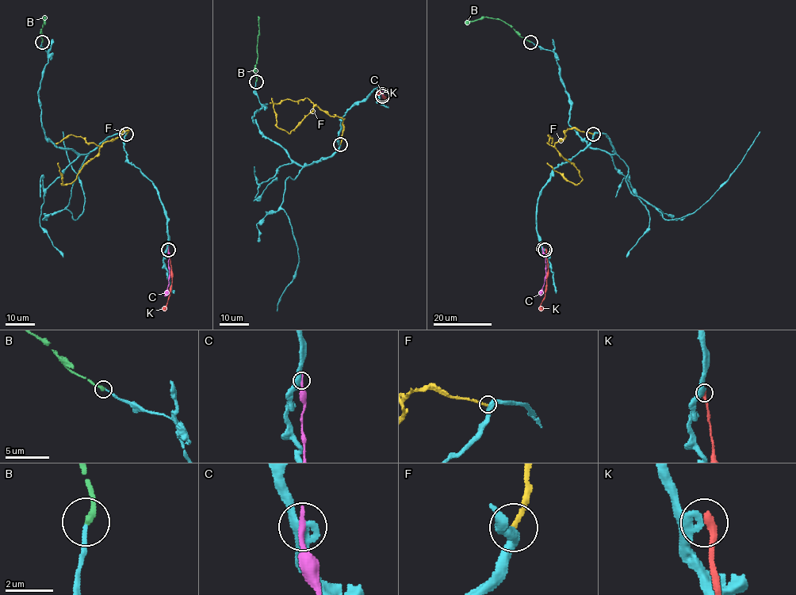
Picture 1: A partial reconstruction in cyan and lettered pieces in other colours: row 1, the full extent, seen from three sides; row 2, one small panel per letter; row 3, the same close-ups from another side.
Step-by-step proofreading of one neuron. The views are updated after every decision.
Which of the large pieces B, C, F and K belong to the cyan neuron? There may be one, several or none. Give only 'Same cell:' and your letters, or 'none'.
Same cell: B

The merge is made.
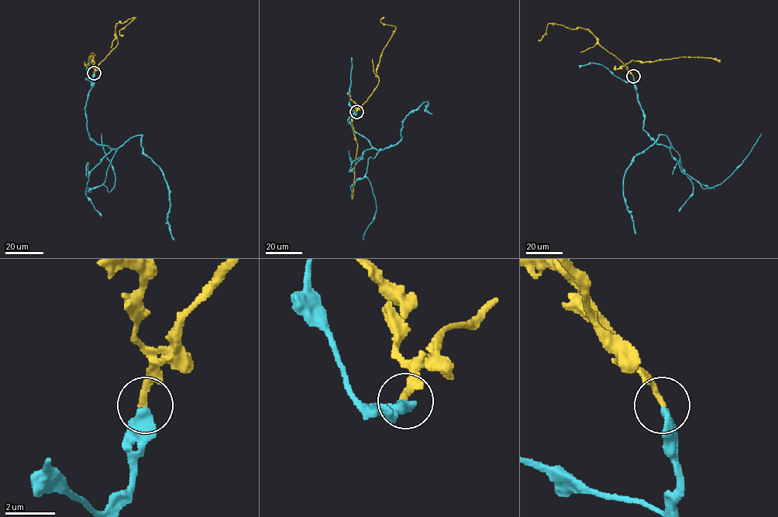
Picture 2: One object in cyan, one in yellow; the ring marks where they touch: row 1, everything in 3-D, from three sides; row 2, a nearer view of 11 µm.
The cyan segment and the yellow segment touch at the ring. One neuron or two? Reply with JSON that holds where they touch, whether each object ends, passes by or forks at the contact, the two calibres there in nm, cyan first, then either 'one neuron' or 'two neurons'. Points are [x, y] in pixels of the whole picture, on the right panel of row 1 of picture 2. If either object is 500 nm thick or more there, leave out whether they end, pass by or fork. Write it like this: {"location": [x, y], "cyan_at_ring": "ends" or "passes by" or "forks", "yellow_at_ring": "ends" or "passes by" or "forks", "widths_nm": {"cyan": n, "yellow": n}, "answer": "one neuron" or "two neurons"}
{"location": [633, 76], "cyan_at_ring": "ends", "yellow_at_ring": "ends", "widths_nm": {"cyan": 400, "yellow": 220}, "answer": "one neuron"}

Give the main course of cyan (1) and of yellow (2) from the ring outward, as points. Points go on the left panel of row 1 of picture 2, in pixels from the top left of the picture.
1: (94, 74), (85, 109), (89, 137), (117, 148), (142, 135), (142, 153), (166, 183), (166, 219), (173, 240)
2: (94, 74), (94, 70), (118, 44), (116, 24), (135, 18), (119, 31), (119, 34), (123, 36)

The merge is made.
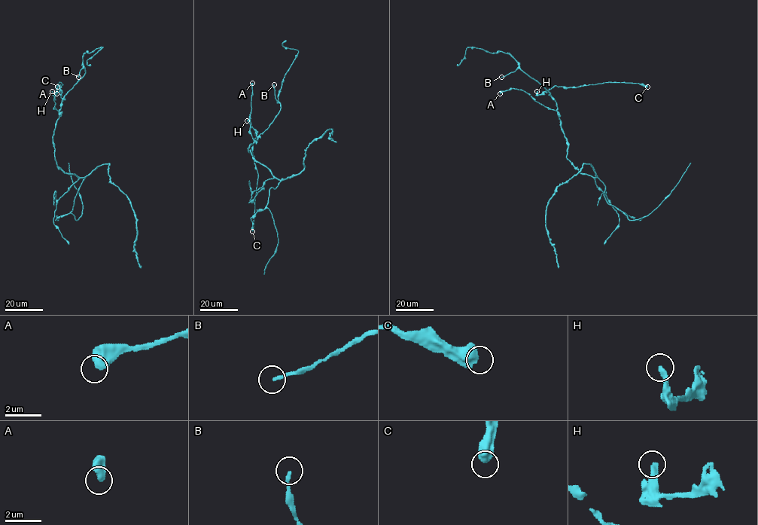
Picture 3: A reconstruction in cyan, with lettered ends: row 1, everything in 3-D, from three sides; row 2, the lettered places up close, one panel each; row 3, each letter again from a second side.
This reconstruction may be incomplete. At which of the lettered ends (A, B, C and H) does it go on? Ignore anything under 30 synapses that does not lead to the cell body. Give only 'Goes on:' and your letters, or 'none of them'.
Goes on: none of them

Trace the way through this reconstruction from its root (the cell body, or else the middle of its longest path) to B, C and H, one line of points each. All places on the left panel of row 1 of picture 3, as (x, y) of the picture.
B: (55, 158), (53, 135), (62, 99), (84, 75), (84, 68), (80, 71), (78, 77)
C: (55, 158), (53, 135), (62, 100), (61, 86), (57, 87), (62, 84), (59, 82), (57, 86)
H: (55, 158), (53, 135), (62, 99), (61, 92), (53, 95), (52, 91)

